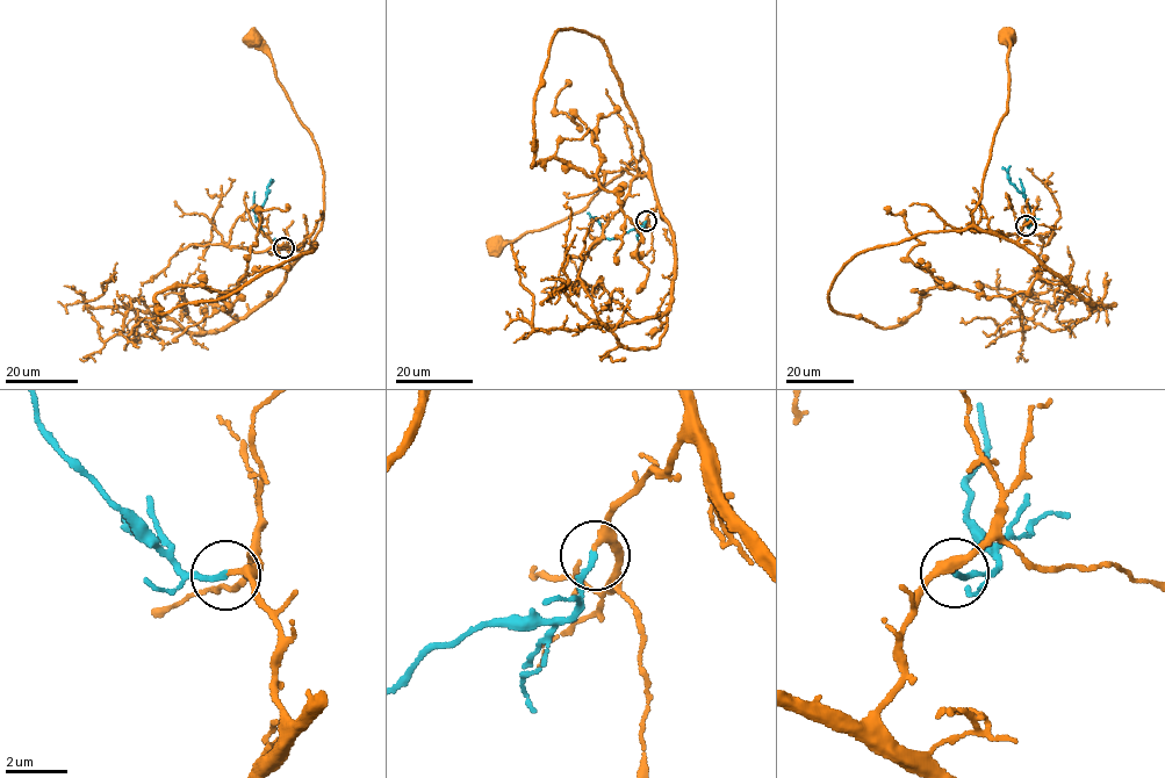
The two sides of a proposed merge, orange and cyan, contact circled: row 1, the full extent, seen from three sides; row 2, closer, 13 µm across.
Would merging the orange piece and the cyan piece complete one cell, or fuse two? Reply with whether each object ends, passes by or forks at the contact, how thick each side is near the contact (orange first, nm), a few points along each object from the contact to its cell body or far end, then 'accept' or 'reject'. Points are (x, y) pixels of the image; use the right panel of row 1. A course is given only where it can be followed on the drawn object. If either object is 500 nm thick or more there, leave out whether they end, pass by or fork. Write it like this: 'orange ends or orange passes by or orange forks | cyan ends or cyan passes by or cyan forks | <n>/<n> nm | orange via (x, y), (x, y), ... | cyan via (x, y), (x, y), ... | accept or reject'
orange passes by | cyan ends | 180/180 nm | orange via (1026, 225), (1015, 242), (983, 231), (973, 223), (994, 134), (1006, 110), (1009, 45), (1004, 36) | cyan via (1026, 225), (1030, 225), (1029, 206), (1011, 182), (1011, 166) | accept

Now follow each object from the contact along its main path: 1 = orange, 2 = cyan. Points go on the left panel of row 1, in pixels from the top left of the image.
1: (283, 247), (292, 265), (310, 251), (323, 216), (324, 173), (313, 134), (279, 81), (271, 55), (252, 36)
2: (283, 247), (260, 229), (254, 216), (272, 179)

